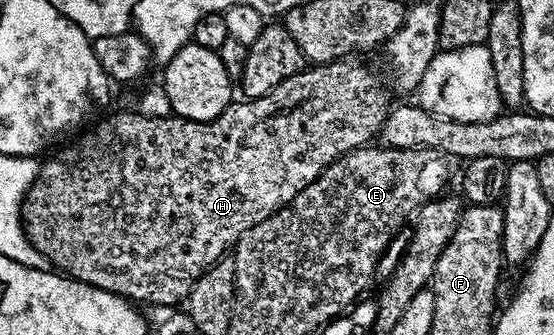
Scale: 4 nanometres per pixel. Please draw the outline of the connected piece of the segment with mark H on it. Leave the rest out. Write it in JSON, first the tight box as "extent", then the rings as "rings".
{"extent":[22,57,392,308],"rings":[[[349,57],[311,65],[296,76],[288,76],[288,80],[269,90],[262,98],[241,100],[242,102],[231,101],[230,105],[224,108],[224,112],[220,112],[220,116],[216,116],[211,122],[193,122],[177,116],[149,118],[137,112],[114,114],[111,118],[103,117],[91,134],[84,135],[79,142],[69,143],[70,162],[66,158],[54,158],[51,162],[41,163],[38,179],[30,185],[26,200],[22,204],[22,224],[26,227],[28,240],[55,271],[65,274],[67,278],[75,278],[78,282],[119,294],[134,304],[150,302],[151,307],[174,308],[185,303],[192,284],[196,284],[196,280],[209,266],[227,257],[228,251],[242,235],[247,234],[256,224],[271,218],[277,210],[287,206],[335,160],[343,158],[352,150],[357,150],[359,146],[373,143],[381,135],[382,125],[392,109],[391,91],[386,91],[382,87],[382,78],[372,67],[354,61],[358,60]]]}

